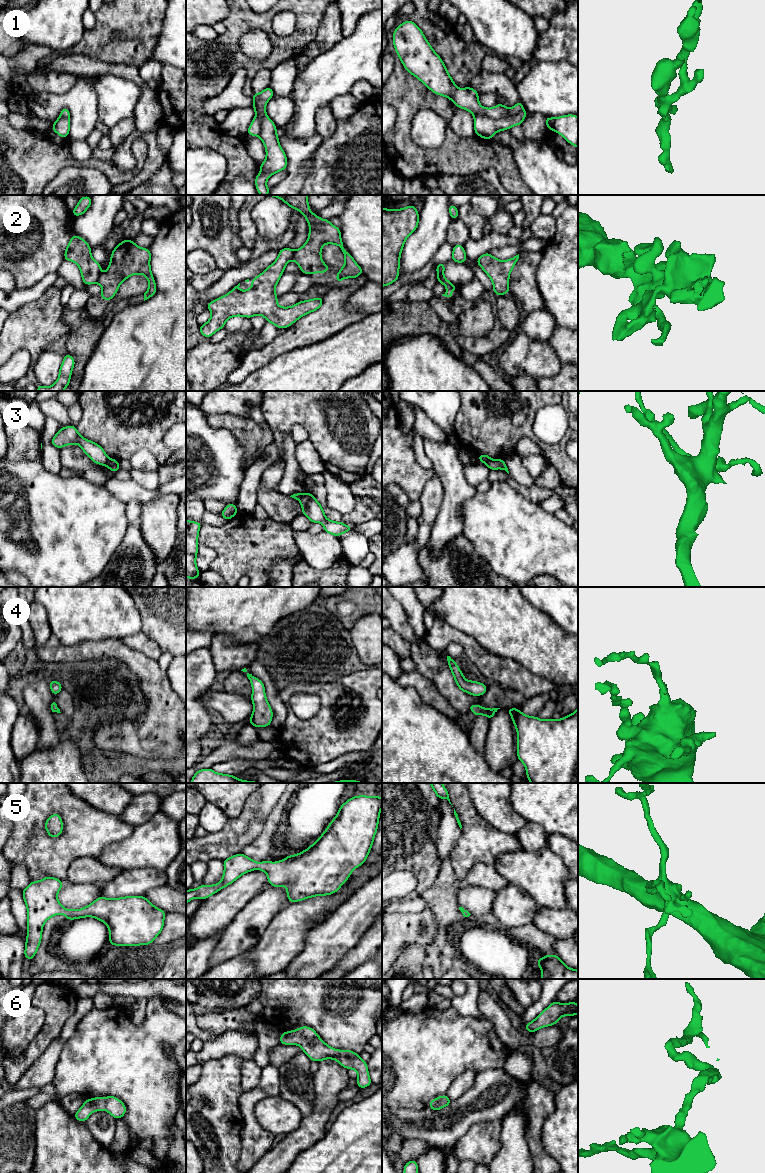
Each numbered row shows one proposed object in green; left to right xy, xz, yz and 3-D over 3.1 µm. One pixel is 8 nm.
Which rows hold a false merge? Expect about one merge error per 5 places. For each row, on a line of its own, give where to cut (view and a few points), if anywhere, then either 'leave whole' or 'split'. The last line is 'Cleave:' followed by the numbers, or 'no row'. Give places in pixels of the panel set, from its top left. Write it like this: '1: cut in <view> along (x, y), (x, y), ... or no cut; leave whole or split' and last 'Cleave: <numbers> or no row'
1: no cut; leave whole
2: cut in xz along (295, 250), (291, 259); split
3: cut in xz along (305, 493), (299, 500); split
4: no cut; leave whole
5: no cut; leave whole
6: no cut; leave whole
Cleave: 2, 3

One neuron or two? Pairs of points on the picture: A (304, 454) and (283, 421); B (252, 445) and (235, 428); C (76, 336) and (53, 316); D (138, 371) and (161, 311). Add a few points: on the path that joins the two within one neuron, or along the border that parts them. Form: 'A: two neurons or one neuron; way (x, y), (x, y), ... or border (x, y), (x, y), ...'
A: two neurons; border (308, 439), (321, 460)
B: one neuron; way (248, 441), (239, 432)
C: two neurons; border (63, 308), (63, 320), (68, 325)
D: one neuron; way (153, 356), (161, 348), (161, 326)

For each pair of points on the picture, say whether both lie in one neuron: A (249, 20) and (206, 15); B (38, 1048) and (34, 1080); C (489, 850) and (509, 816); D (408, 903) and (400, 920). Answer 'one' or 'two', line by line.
A: two
B: two
C: two
D: two

